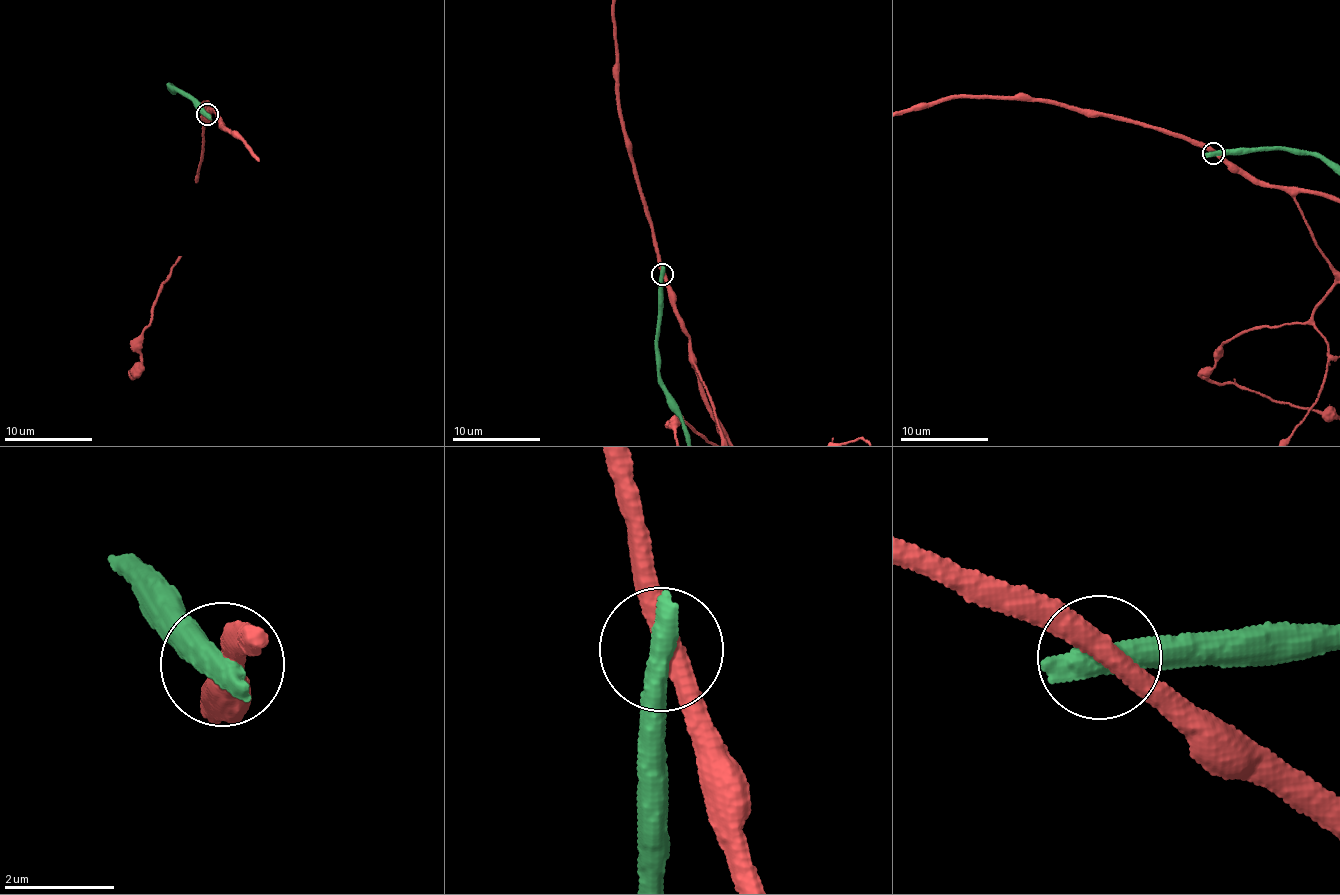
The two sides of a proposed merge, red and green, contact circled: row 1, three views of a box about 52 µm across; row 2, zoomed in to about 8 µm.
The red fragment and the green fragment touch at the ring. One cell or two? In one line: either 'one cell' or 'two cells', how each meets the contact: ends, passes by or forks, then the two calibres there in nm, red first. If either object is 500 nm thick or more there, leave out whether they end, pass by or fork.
two cells; calibres 380 and 600 nm

